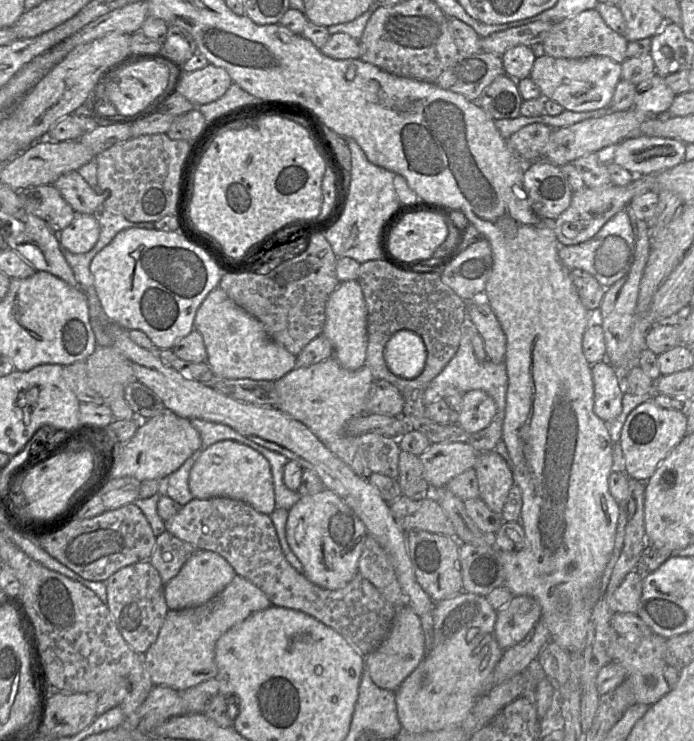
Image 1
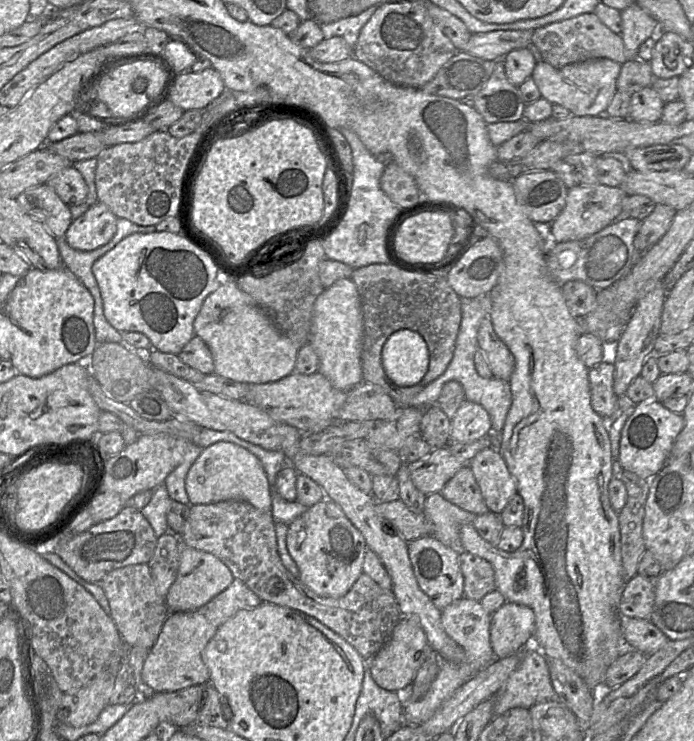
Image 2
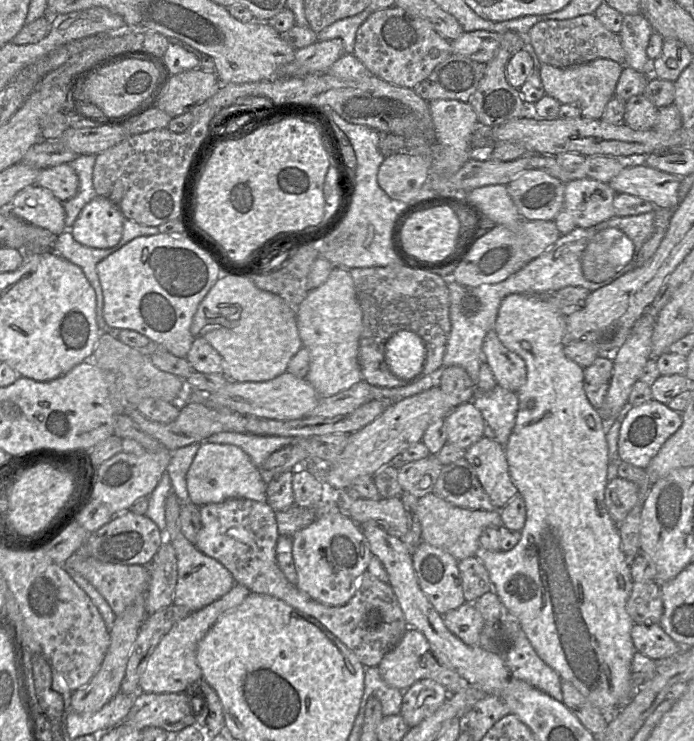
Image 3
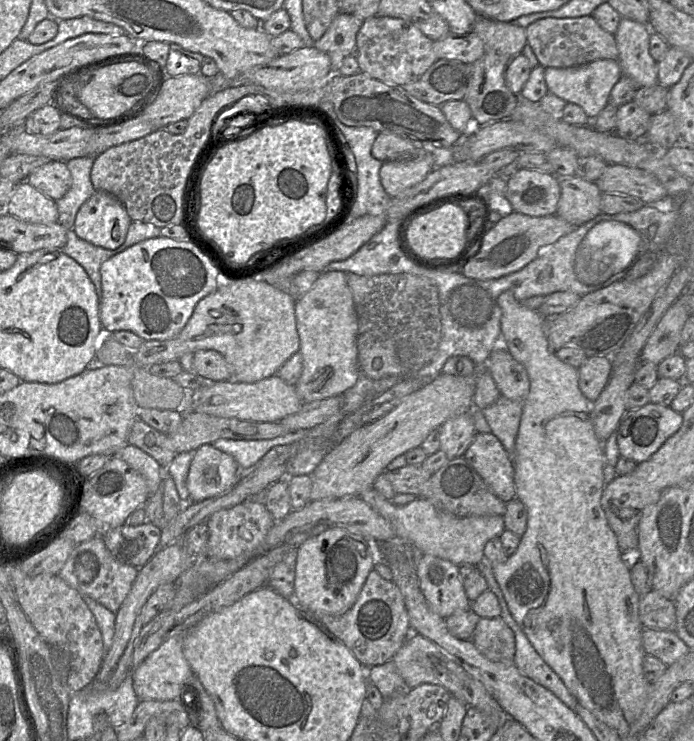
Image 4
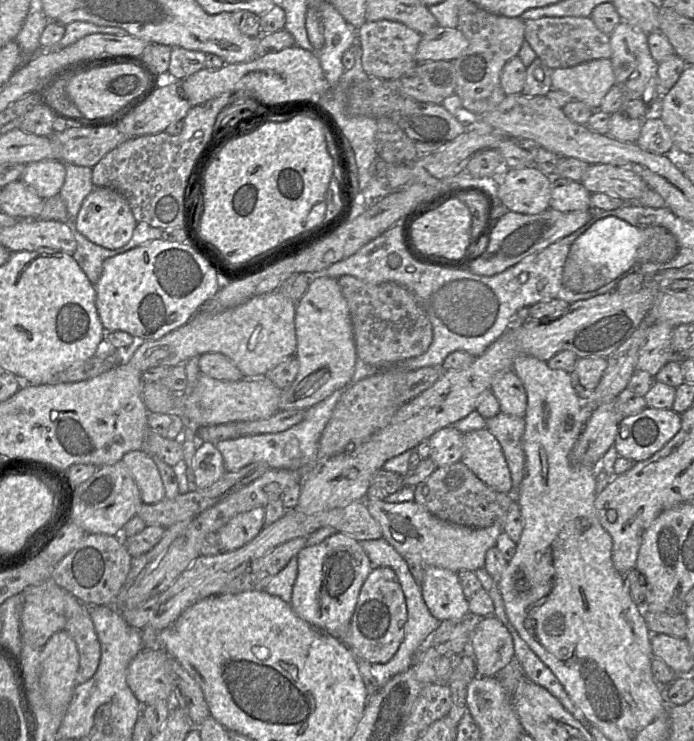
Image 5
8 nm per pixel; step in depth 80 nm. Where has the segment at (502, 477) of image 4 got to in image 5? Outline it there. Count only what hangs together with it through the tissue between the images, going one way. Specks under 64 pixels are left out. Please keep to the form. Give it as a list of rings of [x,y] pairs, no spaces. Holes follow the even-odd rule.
[[[487,428],[464,434],[460,461],[487,486],[513,494],[512,478],[502,447]]]

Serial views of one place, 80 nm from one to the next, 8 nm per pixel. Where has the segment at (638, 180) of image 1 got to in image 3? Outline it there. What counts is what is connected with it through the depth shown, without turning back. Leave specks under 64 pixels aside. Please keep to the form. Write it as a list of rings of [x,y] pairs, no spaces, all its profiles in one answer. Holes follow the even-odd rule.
[[[582,178],[565,183],[563,207],[555,218],[561,236],[614,217],[615,195],[608,183],[594,179]]]

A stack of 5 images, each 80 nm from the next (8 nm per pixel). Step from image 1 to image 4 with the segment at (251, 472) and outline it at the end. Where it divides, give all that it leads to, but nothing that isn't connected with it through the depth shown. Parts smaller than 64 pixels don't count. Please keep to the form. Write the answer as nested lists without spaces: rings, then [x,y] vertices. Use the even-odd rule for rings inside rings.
[[[203,444],[194,451],[186,485],[191,502],[225,494],[240,480],[241,468],[229,454]]]

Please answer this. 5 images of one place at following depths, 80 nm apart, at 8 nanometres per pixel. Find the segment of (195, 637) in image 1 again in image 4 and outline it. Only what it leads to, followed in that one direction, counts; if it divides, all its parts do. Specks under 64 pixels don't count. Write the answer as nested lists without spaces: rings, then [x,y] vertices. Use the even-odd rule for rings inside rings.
[[[186,631],[164,641],[132,672],[133,688],[139,700],[172,700],[180,698],[184,682],[194,675],[183,653]]]

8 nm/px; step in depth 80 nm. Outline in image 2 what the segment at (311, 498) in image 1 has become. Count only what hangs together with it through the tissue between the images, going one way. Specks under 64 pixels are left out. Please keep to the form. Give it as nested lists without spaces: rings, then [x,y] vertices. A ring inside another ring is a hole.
[[[326,493],[322,500],[288,525],[287,548],[299,569],[299,579],[315,593],[325,597],[344,596],[363,573],[368,549],[361,532],[348,519],[341,507]]]

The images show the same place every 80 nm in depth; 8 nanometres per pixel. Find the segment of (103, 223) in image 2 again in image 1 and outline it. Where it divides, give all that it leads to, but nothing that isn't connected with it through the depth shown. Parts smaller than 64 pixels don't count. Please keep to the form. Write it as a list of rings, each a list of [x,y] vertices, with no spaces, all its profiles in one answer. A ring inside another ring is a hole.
[[[75,213],[73,221],[58,234],[58,242],[72,254],[89,252],[99,238],[100,228],[94,215]]]

